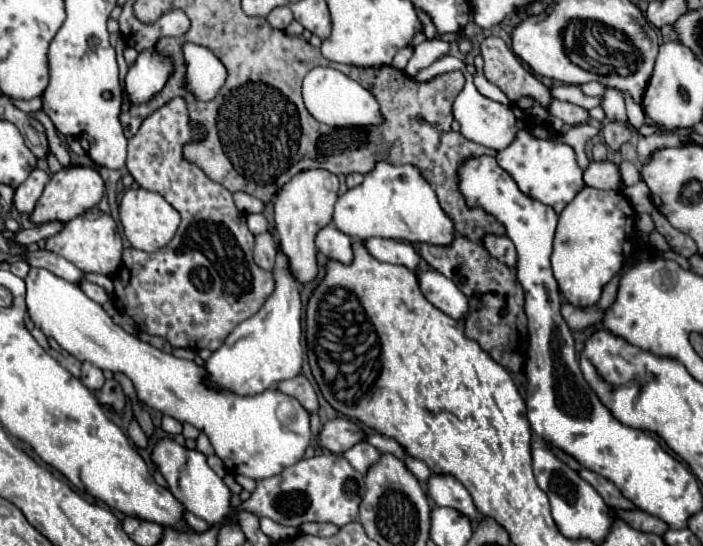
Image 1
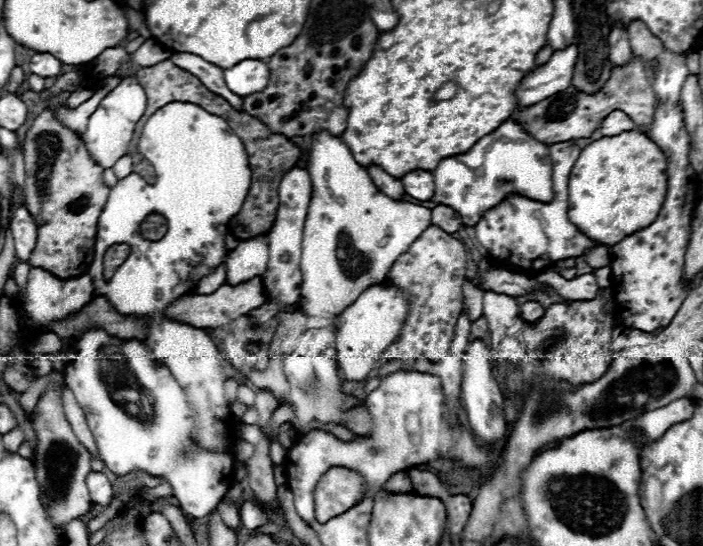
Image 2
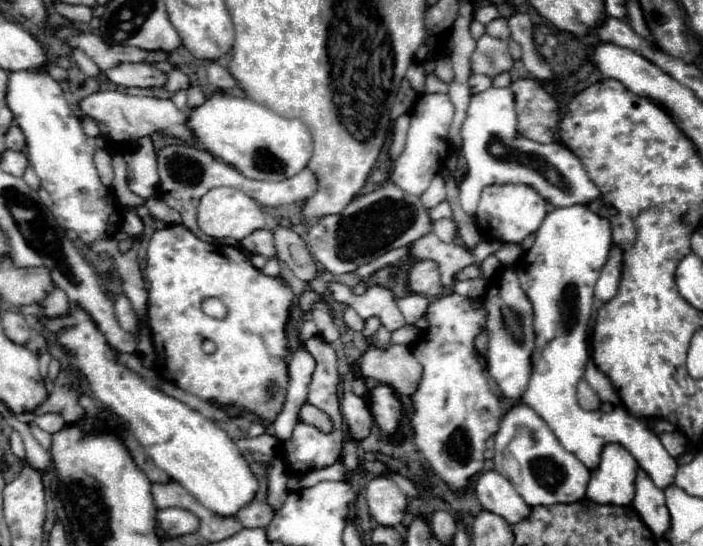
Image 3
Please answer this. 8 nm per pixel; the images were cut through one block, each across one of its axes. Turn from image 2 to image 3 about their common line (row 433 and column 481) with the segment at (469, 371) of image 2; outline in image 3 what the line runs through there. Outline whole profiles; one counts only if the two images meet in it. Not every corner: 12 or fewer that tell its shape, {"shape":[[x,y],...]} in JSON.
{"shape":[[496,470],[480,472],[474,490],[482,508],[506,522],[530,508]]}

